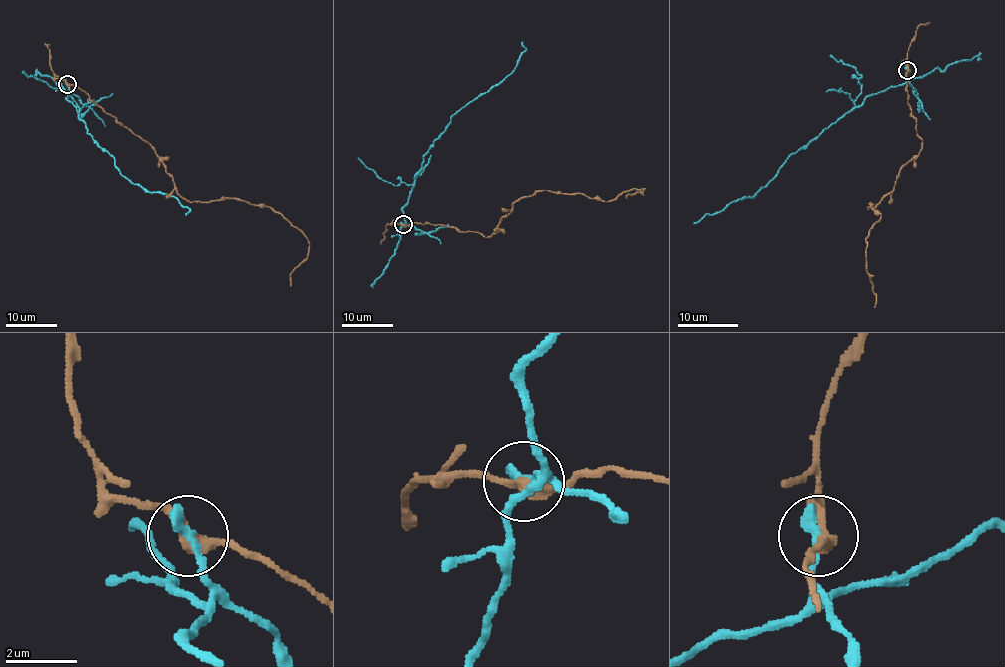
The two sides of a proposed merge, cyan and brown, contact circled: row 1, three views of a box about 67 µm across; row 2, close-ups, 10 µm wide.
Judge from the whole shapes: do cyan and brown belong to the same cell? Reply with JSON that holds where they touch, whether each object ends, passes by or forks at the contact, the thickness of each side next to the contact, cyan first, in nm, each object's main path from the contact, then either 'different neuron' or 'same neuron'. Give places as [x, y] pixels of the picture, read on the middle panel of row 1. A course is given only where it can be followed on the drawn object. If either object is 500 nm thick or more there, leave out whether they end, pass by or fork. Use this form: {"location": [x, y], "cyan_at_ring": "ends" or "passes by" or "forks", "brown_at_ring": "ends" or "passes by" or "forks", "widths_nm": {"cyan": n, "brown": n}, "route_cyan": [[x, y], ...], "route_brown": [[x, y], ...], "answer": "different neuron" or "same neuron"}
{"location": [403, 224], "cyan_at_ring": "ends", "brown_at_ring": "passes by", "widths_nm": {"cyan": 320, "brown": 360}, "route_cyan": [[403, 224], [403, 207], [422, 158], [454, 114], [497, 86], [516, 67], [525, 49], [521, 42]], "route_brown": [[403, 224], [442, 224], [489, 237], [519, 198], [542, 190], [582, 193], [608, 202], [626, 195]], "answer": "different neuron"}

